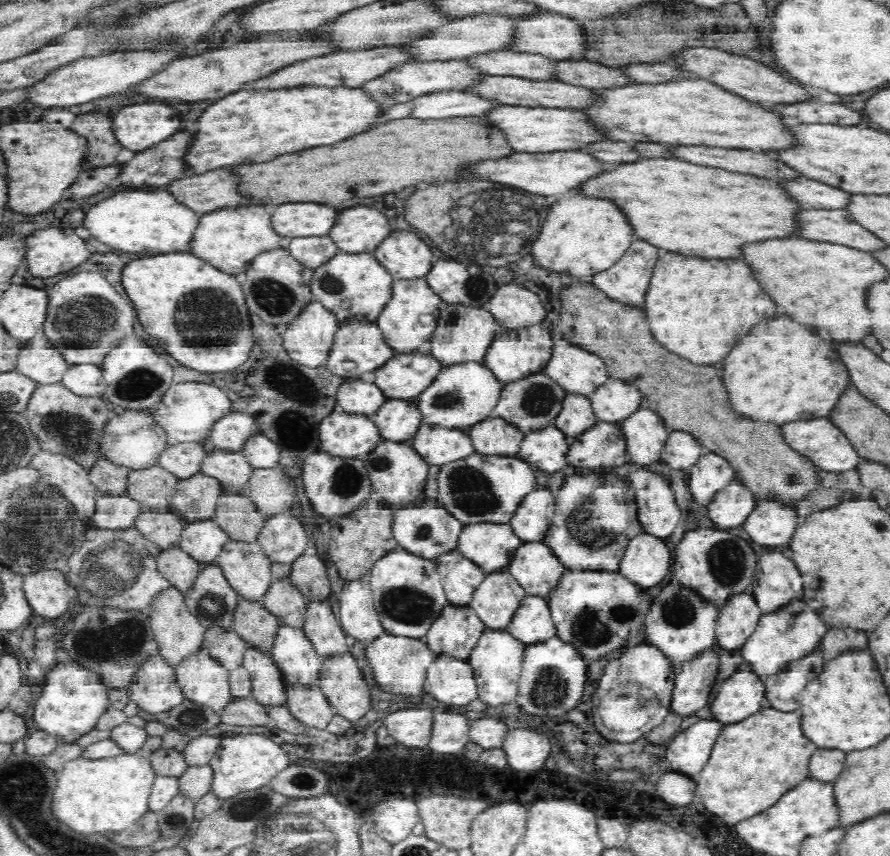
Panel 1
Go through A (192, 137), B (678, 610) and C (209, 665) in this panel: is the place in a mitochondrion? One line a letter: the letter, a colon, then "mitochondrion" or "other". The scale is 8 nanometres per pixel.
A: other
B: mitochondrion
C: other

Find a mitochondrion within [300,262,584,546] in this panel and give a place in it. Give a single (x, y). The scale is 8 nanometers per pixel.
(470, 490)

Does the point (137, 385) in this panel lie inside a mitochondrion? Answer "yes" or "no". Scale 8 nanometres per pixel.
yes

